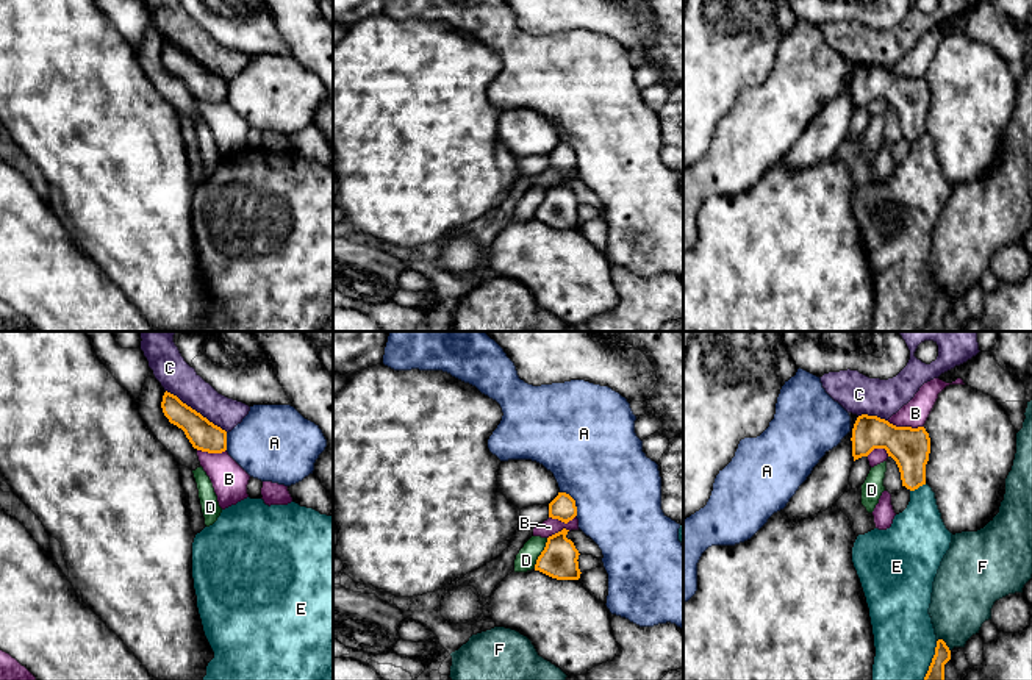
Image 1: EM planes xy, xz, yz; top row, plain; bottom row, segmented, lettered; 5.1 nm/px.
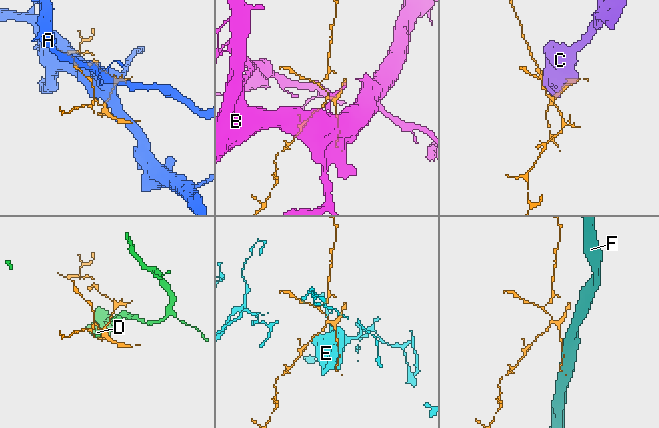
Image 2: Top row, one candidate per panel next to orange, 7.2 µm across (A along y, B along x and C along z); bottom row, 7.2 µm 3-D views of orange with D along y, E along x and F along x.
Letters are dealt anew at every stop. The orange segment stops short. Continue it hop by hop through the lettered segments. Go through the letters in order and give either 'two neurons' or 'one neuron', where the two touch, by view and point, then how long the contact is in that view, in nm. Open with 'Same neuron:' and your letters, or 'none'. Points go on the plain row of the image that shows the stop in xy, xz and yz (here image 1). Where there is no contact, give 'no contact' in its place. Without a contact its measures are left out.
Same neuron: none
A: two neurons; meets orange in xz at (574, 150); contact 160 nm long
B: two neurons; meets orange in yz at (906, 77); contact 190 nm long
C: two neurons; meets orange in xy at (196, 61); contact 380 nm long
D: two neurons; meets orange in xz at (541, 204); contact 180 nm long
E: two neurons; meets orange in yz at (918, 136); contact 100 nm long
F: two neurons; meets orange in yz at (945, 294); contact 90 nm long

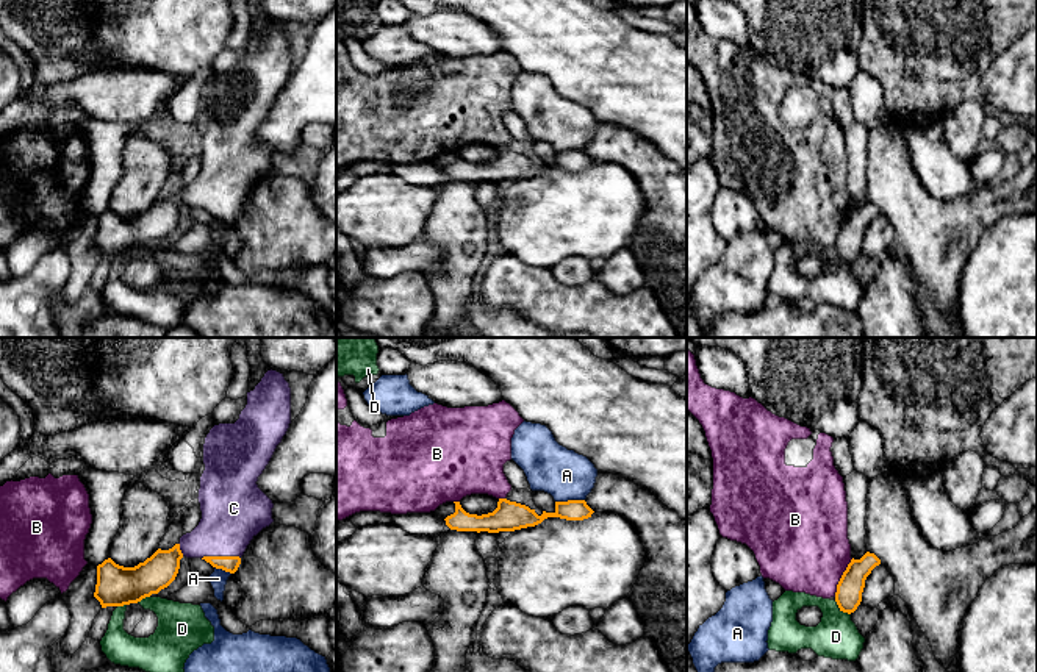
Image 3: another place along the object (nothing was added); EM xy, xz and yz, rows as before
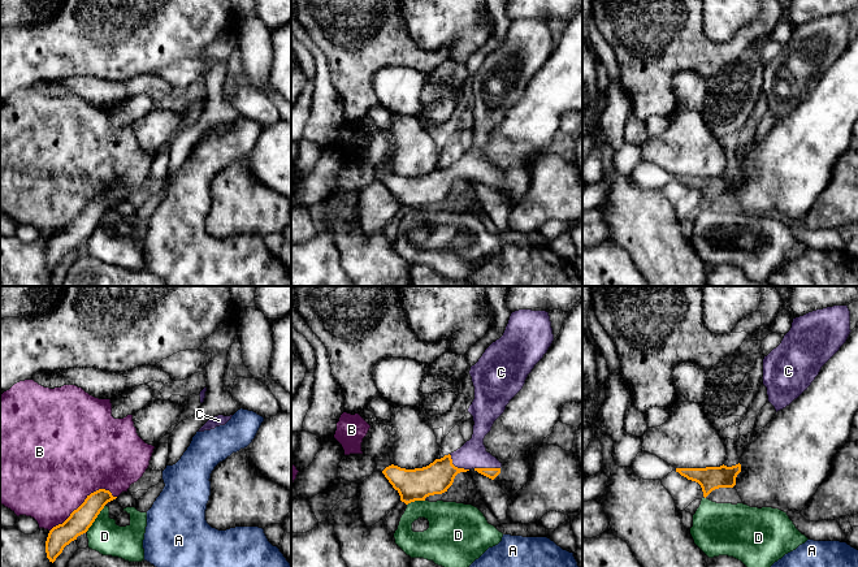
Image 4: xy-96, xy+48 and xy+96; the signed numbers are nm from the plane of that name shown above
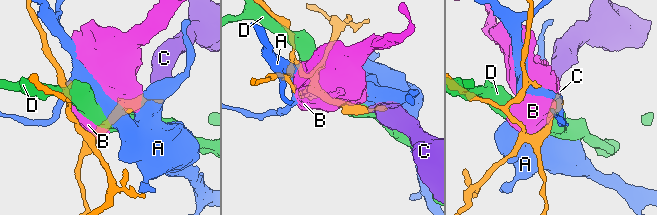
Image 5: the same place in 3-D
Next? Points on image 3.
Same neuron: C
A: two neurons; meets orange in xz at (570, 150); contact 150 nm long
B: two neurons; meets orange in yz at (842, 227); contact 220 nm long
C: one neuron; meets orange in xy at (221, 207); contact 200 nm long
D: two neurons; meets orange in yz at (842, 260); contact 120 nm long

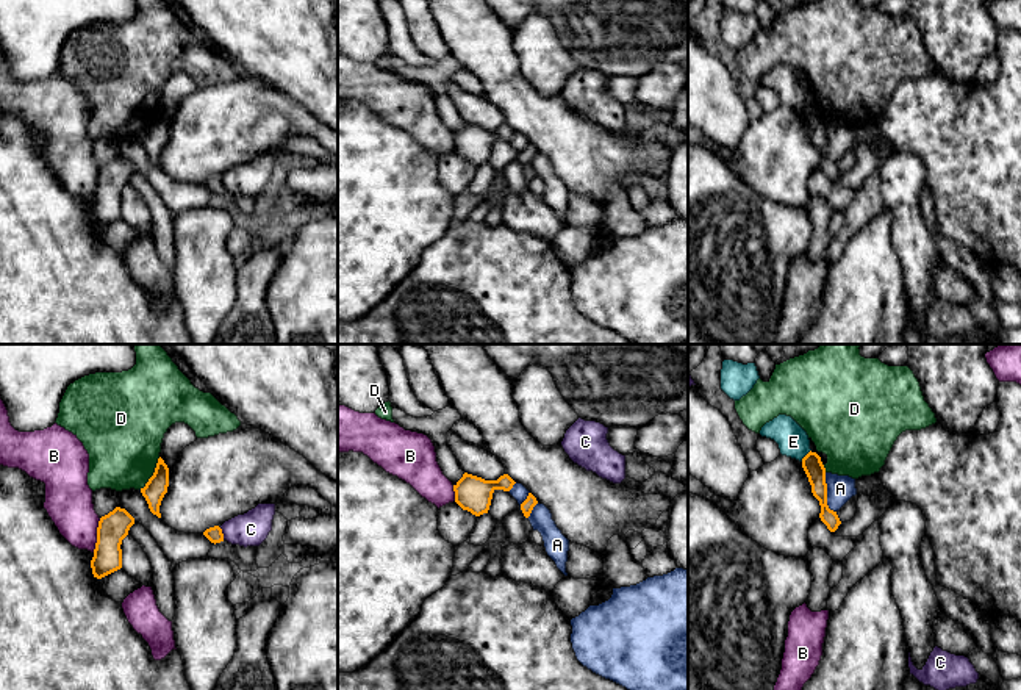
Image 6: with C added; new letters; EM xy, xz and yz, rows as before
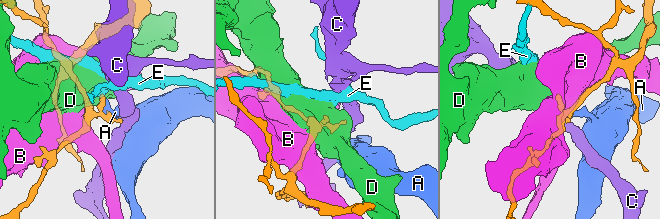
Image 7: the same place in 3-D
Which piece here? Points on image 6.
Same neuron: none
A: two neurons; meets orange in yz at (826, 143); contact 220 nm long
B: two neurons; meets orange in xy at (97, 185); contact 180 nm long
C: two neurons; meets orange in xy at (222, 183); contact 70 nm long
D: two neurons; meets orange in xy at (154, 124); contact 200 nm long
E: two neurons; meets orange in yz at (806, 105); contact 80 nm long

